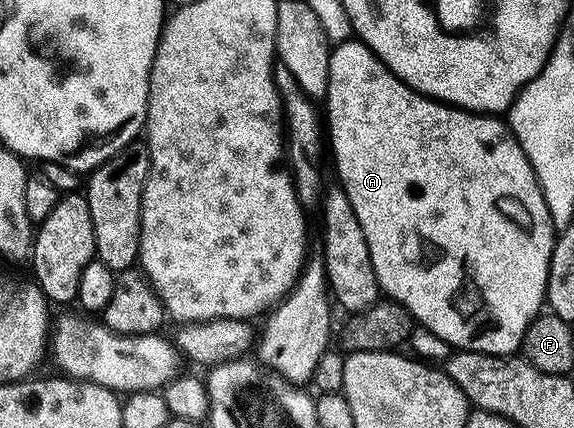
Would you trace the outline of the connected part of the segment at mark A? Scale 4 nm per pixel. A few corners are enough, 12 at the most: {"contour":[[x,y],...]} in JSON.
{"contour":[[357,38],[324,106],[379,289],[509,356],[556,229],[509,123]]}

